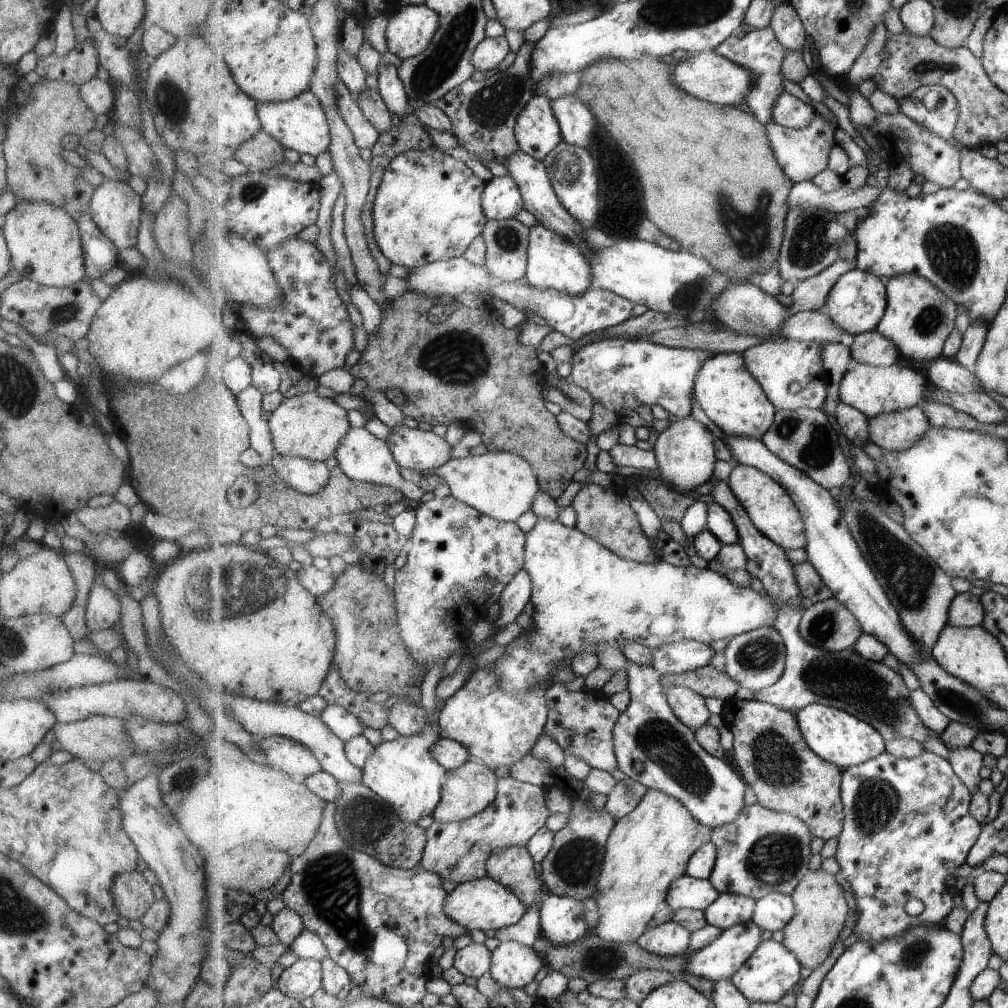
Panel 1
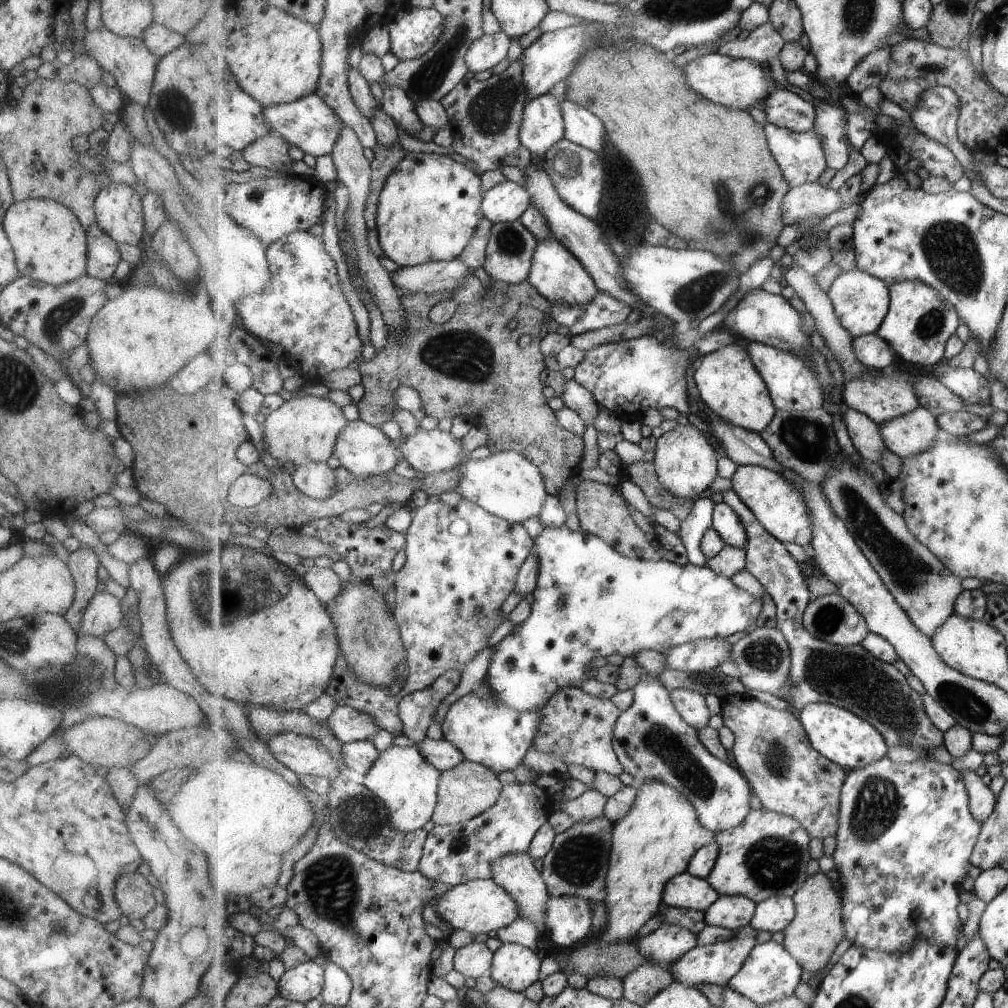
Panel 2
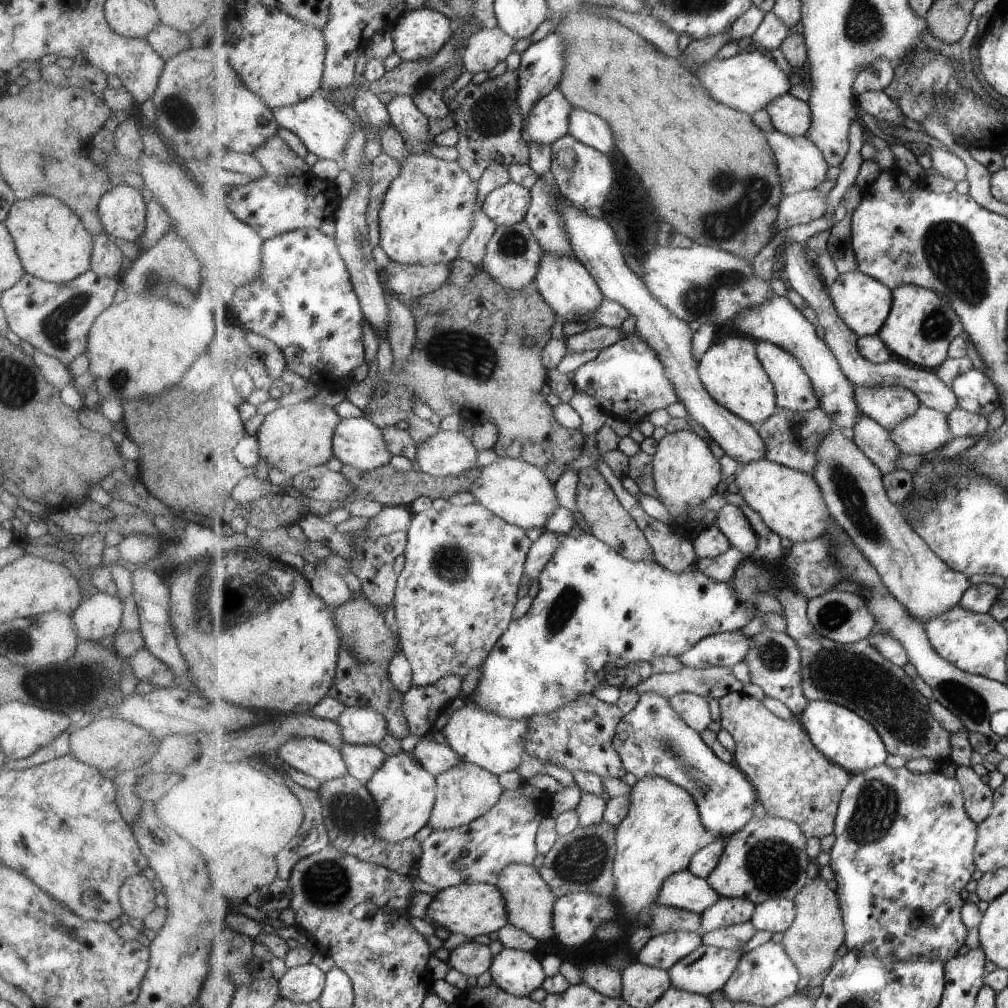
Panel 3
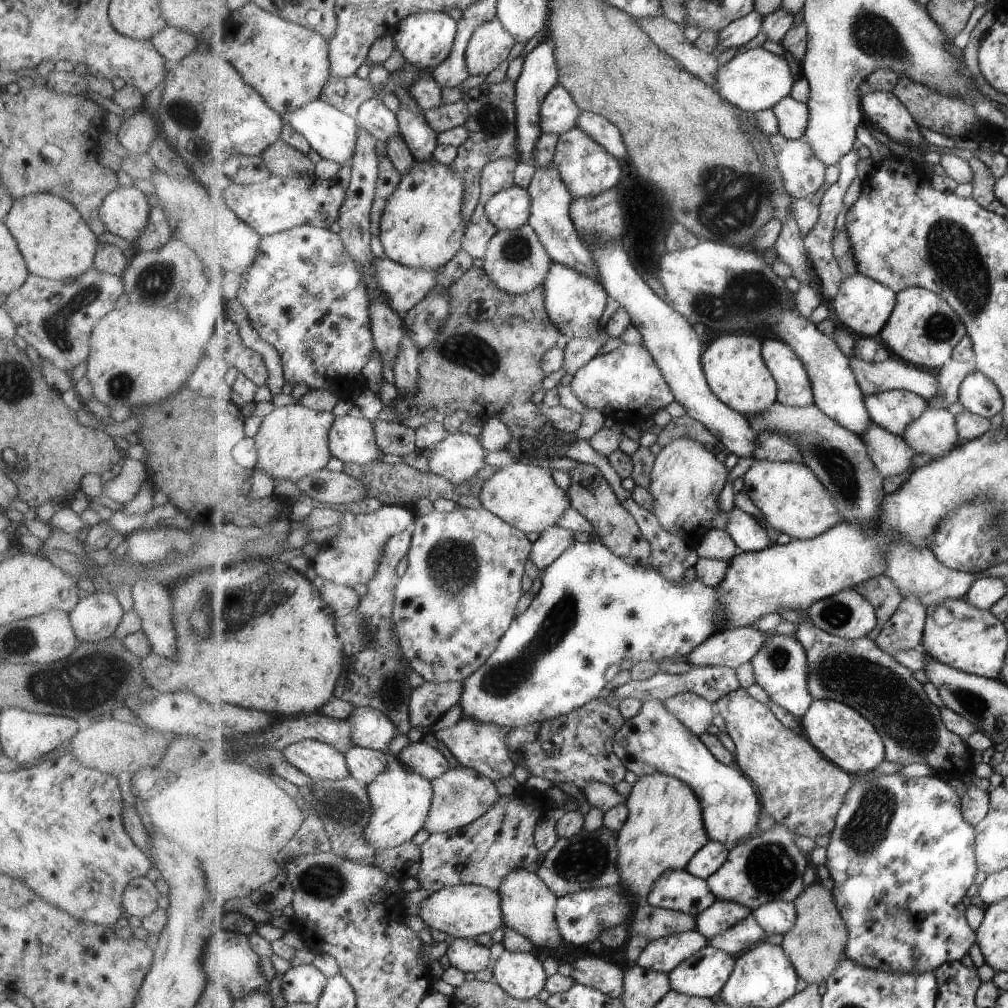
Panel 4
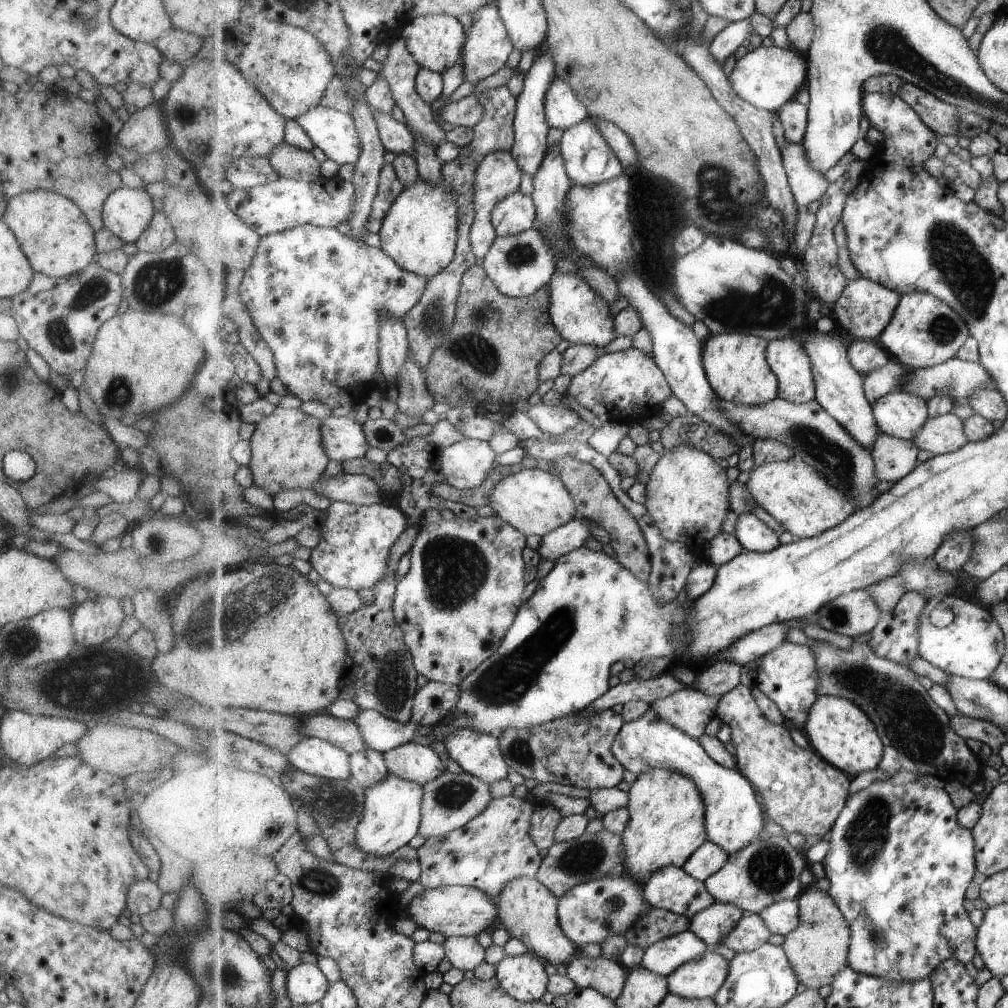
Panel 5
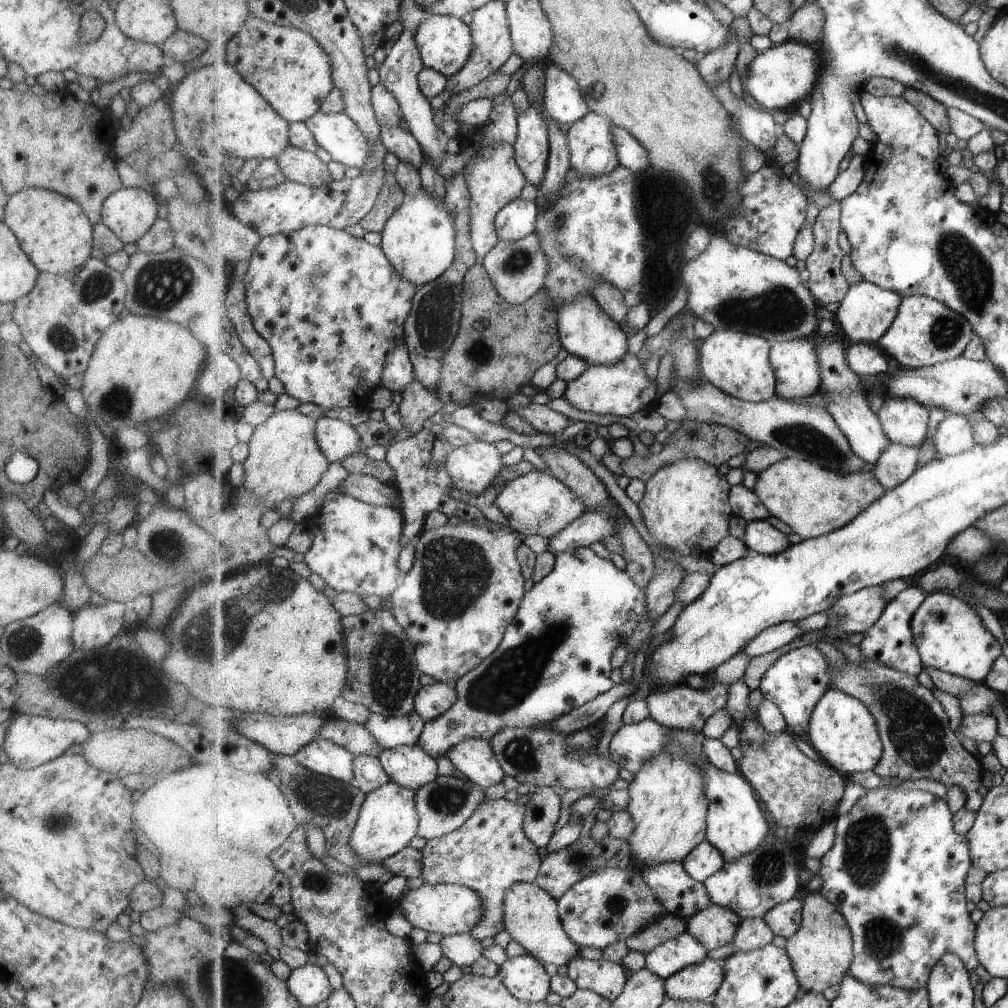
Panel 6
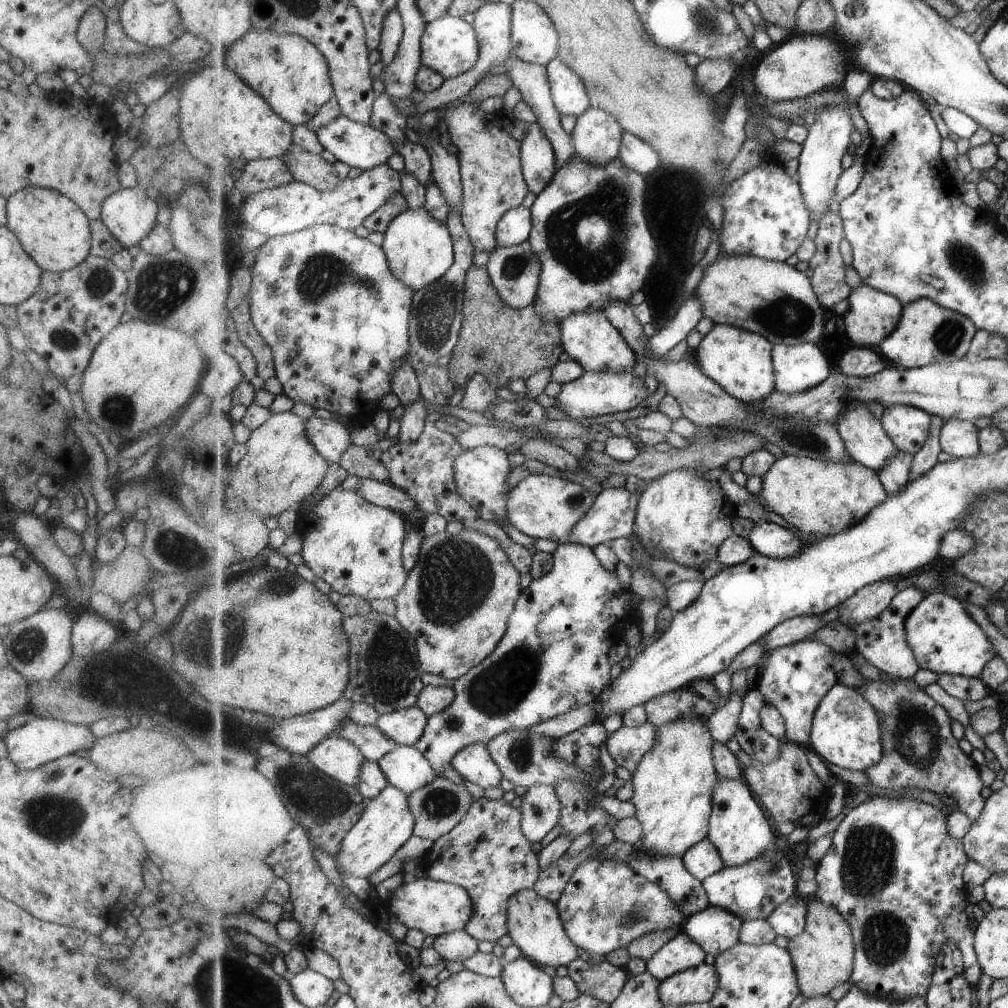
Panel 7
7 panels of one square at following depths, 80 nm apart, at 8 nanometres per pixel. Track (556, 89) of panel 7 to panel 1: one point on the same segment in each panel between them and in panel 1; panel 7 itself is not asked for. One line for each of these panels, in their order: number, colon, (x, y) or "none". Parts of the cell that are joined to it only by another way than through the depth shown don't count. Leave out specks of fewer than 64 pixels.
1: (537, 131)
2: (543, 125)
3: (549, 120)
4: (560, 113)
5: (564, 108)
6: (564, 99)

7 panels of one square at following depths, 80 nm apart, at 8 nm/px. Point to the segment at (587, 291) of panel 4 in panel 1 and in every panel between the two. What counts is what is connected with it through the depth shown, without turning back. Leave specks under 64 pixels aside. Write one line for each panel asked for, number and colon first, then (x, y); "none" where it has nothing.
1: (553, 261)
2: (559, 275)
3: (566, 283)

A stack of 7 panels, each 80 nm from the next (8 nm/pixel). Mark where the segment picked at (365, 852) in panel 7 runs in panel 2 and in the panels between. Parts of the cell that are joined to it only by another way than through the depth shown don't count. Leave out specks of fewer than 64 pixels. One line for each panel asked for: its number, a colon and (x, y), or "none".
2: (408, 784)
3: (406, 793)
4: (401, 800)
5: (393, 815)
6: (389, 821)

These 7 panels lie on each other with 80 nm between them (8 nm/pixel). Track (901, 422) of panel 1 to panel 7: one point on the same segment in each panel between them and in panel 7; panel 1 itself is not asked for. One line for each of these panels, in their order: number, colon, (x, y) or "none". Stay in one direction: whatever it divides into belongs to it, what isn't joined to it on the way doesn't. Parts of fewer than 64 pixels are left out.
2: (915, 432)
3: (927, 430)
4: (936, 432)
5: (944, 434)
6: (954, 435)
7: (959, 438)

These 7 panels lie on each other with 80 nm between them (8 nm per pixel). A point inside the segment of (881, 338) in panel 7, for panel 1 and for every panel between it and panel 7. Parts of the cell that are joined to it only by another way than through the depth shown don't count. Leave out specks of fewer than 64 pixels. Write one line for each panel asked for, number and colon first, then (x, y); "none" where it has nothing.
1: (857, 302)
2: (862, 301)
3: (865, 303)
4: (864, 305)
5: (866, 308)
6: (867, 312)

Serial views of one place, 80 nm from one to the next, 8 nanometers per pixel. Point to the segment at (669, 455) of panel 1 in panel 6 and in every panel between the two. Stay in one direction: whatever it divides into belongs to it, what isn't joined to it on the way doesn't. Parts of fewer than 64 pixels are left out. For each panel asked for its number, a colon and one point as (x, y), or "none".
2: (686, 463)
3: (687, 473)
4: (687, 478)
5: (688, 499)
6: (687, 507)

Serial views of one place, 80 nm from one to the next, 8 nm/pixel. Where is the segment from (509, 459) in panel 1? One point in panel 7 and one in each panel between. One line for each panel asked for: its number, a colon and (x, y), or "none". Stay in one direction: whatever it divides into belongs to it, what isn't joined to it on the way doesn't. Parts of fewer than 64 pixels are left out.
2: (507, 484)
3: (522, 493)
4: (527, 497)
5: (536, 502)
6: (537, 503)
7: (542, 506)

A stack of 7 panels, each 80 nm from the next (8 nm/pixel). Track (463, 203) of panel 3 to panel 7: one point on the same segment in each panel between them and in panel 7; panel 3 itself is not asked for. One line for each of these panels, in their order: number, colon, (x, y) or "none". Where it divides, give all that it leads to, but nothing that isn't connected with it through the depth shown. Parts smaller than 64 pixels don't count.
4: (423, 226)
5: (421, 231)
6: (420, 238)
7: (420, 249)

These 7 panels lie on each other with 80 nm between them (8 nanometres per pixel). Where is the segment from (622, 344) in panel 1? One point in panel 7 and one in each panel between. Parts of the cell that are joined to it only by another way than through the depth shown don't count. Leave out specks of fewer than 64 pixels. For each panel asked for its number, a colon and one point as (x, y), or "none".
2: (629, 376)
3: (629, 380)
4: (627, 383)
5: (620, 384)
6: (620, 388)
7: (601, 392)

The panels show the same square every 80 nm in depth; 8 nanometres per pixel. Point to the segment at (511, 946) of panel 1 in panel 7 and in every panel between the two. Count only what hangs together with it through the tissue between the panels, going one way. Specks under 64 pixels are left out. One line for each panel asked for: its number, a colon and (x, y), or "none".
2: (516, 967)
3: (518, 972)
4: (522, 975)
5: (524, 977)
6: (525, 976)
7: (529, 985)

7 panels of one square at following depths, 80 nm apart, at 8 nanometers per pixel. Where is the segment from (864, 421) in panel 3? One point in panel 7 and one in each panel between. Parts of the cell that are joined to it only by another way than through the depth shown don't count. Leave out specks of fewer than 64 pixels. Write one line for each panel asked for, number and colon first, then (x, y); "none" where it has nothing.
4: (892, 454)
5: (895, 458)
6: (897, 462)
7: (894, 475)

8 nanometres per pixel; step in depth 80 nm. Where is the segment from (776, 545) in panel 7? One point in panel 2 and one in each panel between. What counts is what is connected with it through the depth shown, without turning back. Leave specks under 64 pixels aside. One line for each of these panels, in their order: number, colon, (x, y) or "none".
2: (727, 522)
3: (732, 520)
4: (750, 535)
5: (755, 535)
6: (760, 535)

